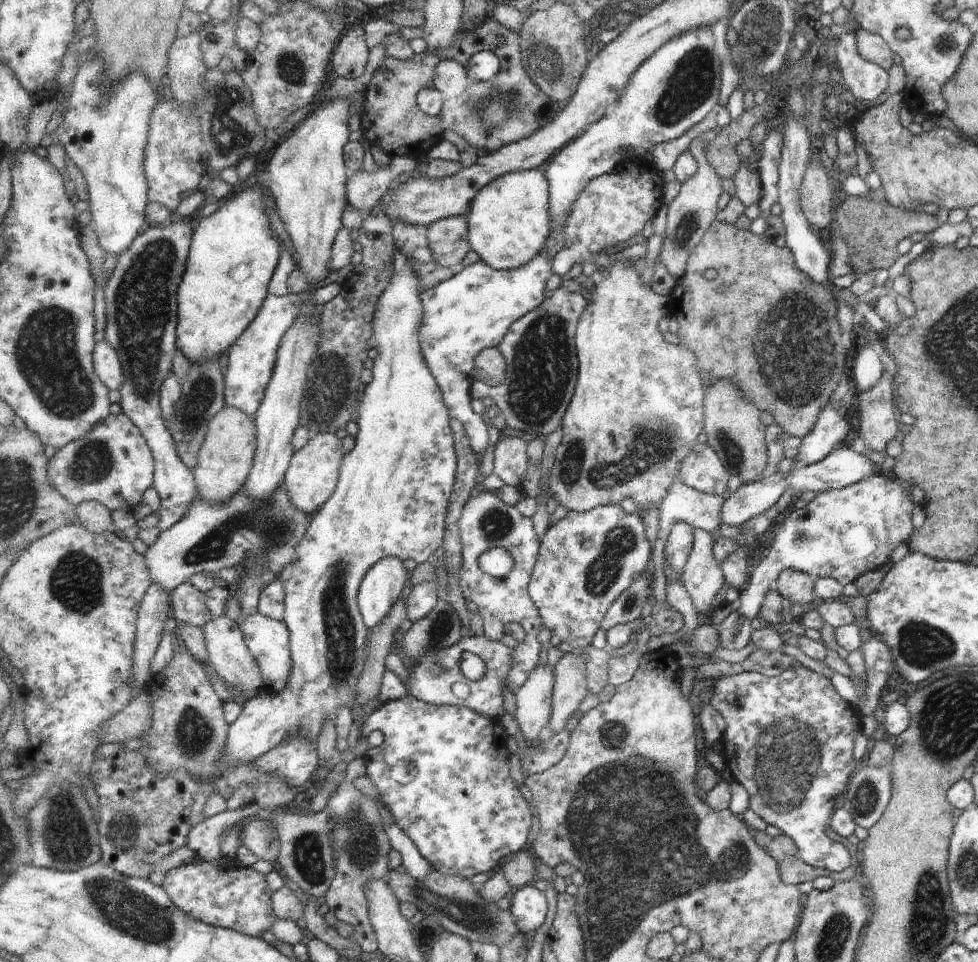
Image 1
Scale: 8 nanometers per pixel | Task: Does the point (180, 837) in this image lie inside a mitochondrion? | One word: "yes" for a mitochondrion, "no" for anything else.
no

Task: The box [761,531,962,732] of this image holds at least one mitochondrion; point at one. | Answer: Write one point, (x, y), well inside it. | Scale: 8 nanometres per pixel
(921, 645)

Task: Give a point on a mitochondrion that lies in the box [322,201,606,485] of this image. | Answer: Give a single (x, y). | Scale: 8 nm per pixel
(543, 363)

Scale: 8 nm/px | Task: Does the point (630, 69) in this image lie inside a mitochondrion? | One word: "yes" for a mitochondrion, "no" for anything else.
no

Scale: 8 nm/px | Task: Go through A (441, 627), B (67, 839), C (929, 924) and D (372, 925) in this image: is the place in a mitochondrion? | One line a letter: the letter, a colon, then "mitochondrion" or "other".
A: mitochondrion
B: mitochondrion
C: mitochondrion
D: other

